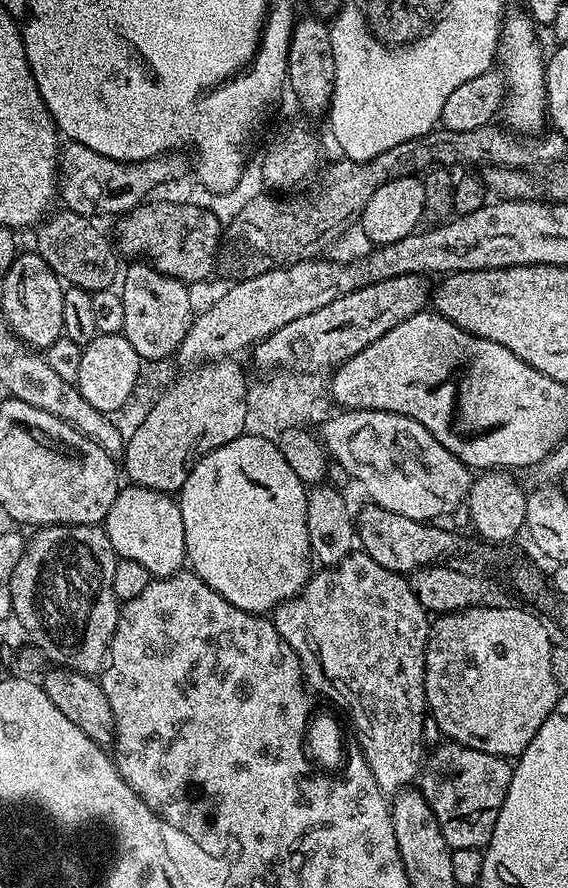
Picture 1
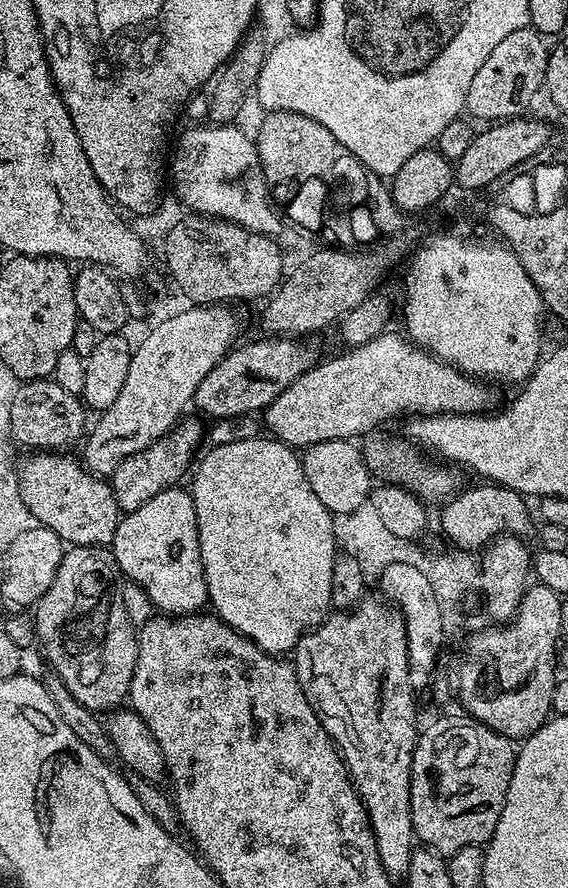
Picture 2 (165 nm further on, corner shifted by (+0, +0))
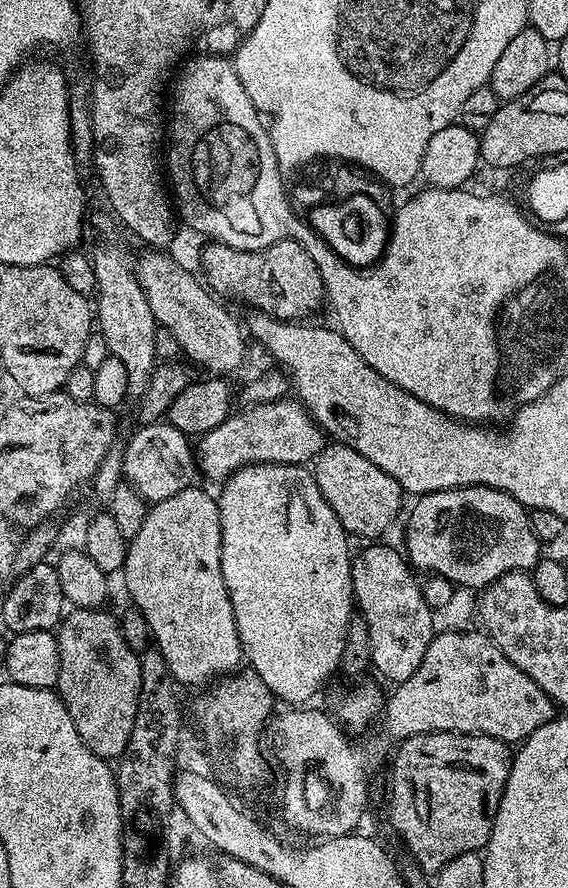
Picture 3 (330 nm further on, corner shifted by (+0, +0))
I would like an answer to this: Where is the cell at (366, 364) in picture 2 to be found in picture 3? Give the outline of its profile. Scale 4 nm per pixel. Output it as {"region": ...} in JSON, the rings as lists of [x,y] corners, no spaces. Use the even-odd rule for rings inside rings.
{"region":[[[295,398],[249,404],[240,411],[244,412],[233,411],[221,424],[214,426],[214,430],[199,437],[198,447],[195,449],[198,468],[212,480],[223,482],[246,464],[304,466],[315,461],[316,455],[325,446],[326,433],[318,427],[304,405]]]}

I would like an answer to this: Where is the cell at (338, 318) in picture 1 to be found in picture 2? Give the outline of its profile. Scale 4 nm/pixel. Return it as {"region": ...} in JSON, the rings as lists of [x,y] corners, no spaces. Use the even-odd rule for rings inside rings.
{"region":[[[264,338],[268,340],[256,340],[253,344],[241,343],[233,347],[202,378],[202,386],[196,391],[195,407],[200,407],[211,418],[223,416],[246,415],[259,413],[302,375],[315,368],[318,363],[316,348],[304,338]]]}

